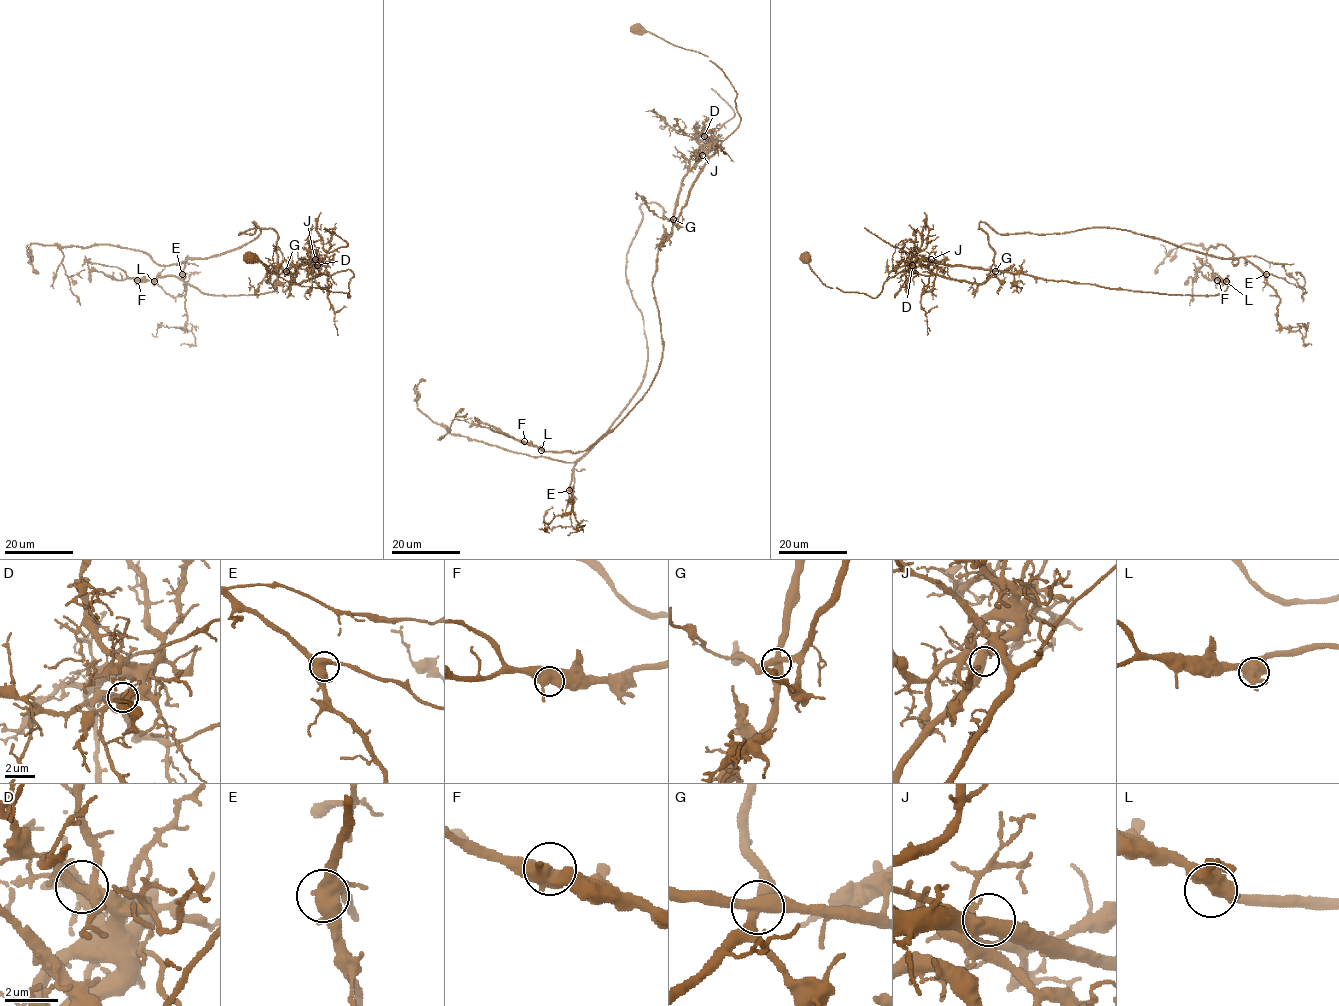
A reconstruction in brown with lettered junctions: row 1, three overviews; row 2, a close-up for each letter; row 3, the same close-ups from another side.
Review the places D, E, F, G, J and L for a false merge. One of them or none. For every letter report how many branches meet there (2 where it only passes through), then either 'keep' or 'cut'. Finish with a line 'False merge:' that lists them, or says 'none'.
D: branches 4; keep
E: branches 5; keep
F: branches 3; keep
G: branches 4; cut
J: branches 4; keep
L: branches 3; keep
False merge: G

